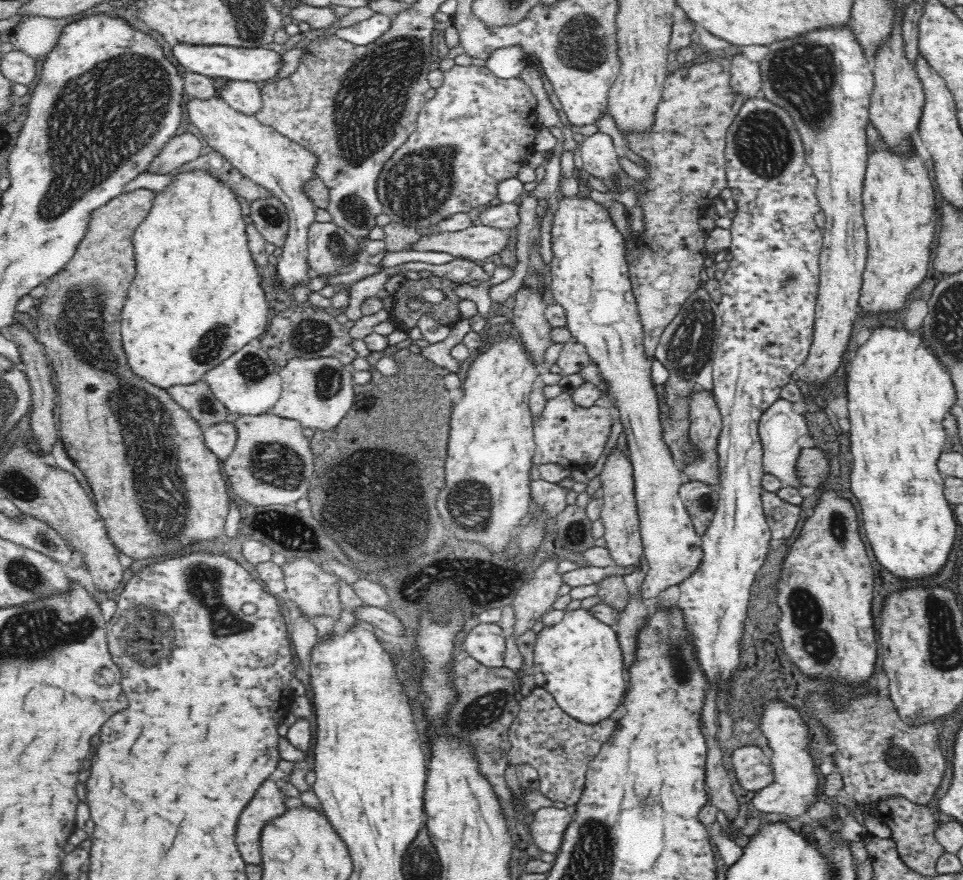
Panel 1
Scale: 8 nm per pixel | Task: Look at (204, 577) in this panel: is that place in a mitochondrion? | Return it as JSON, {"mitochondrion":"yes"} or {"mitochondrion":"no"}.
{"mitochondrion":"yes"}

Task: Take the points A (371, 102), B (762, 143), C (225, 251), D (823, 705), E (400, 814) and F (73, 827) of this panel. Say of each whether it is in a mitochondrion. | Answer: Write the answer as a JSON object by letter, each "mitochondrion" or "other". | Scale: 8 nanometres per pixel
{"A":"mitochondrion","B":"mitochondrion","C":"other","D":"mitochondrion","E":"other","F":"other"}

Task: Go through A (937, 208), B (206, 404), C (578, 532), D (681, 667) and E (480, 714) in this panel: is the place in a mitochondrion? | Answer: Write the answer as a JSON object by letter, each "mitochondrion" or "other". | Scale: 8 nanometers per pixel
{"A":"other","B":"mitochondrion","C":"other","D":"mitochondrion","E":"mitochondrion"}

